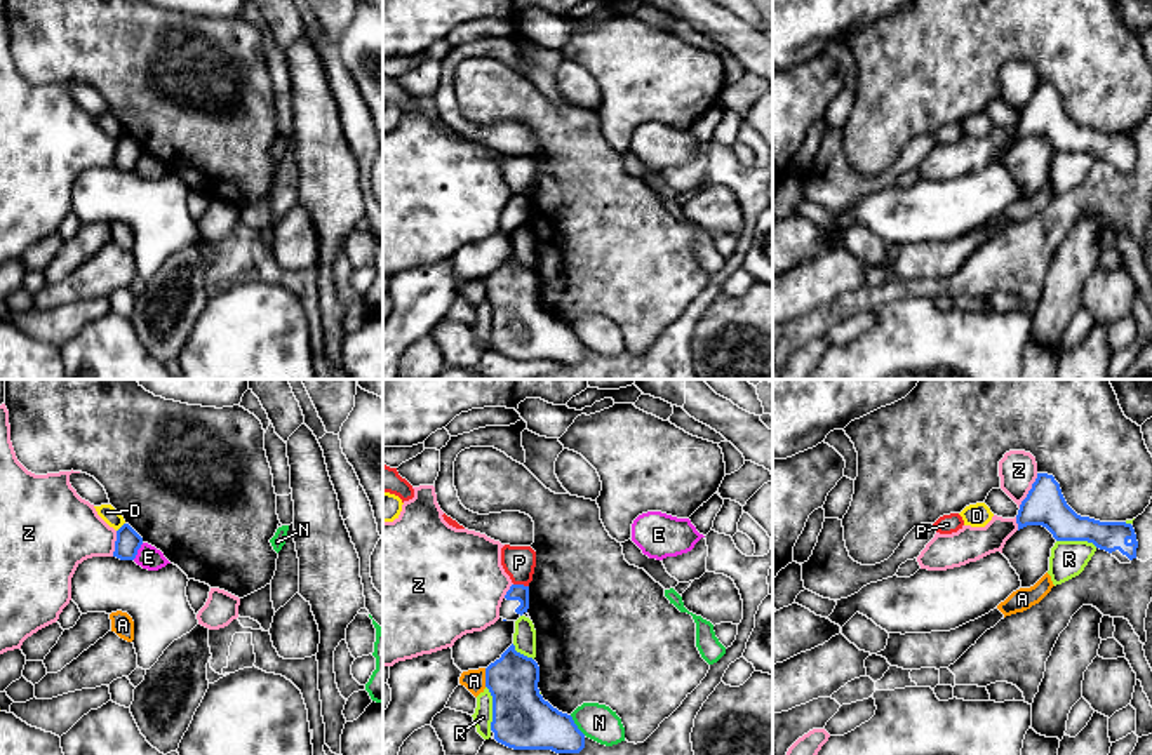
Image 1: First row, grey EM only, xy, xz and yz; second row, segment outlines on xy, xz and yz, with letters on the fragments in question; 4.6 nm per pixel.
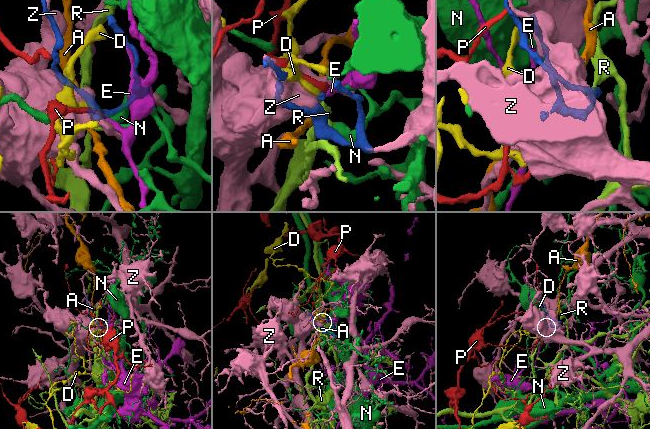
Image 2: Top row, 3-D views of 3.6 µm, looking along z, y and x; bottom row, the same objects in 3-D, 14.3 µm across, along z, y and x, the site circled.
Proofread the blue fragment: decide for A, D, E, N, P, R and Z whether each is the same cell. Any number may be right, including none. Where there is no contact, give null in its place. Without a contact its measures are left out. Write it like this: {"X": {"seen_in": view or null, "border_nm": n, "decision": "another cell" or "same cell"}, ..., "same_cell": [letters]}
{"A": {"seen_in": "xz", "border_nm": 90, "decision": "another cell"}, "D": {"seen_in": "xy", "border_nm": 60, "decision": "another cell"}, "E": {"seen_in": "xy", "border_nm": 90, "decision": "another cell"}, "N": {"seen_in": "xz", "border_nm": 120, "decision": "another cell"}, "P": {"seen_in": "xz", "border_nm": 70, "decision": "another cell"}, "R": {"seen_in": "xz", "border_nm": 200, "decision": "another cell"}, "Z": {"seen_in": "yz", "border_nm": 180, "decision": "another cell"}, "same_cell": []}

